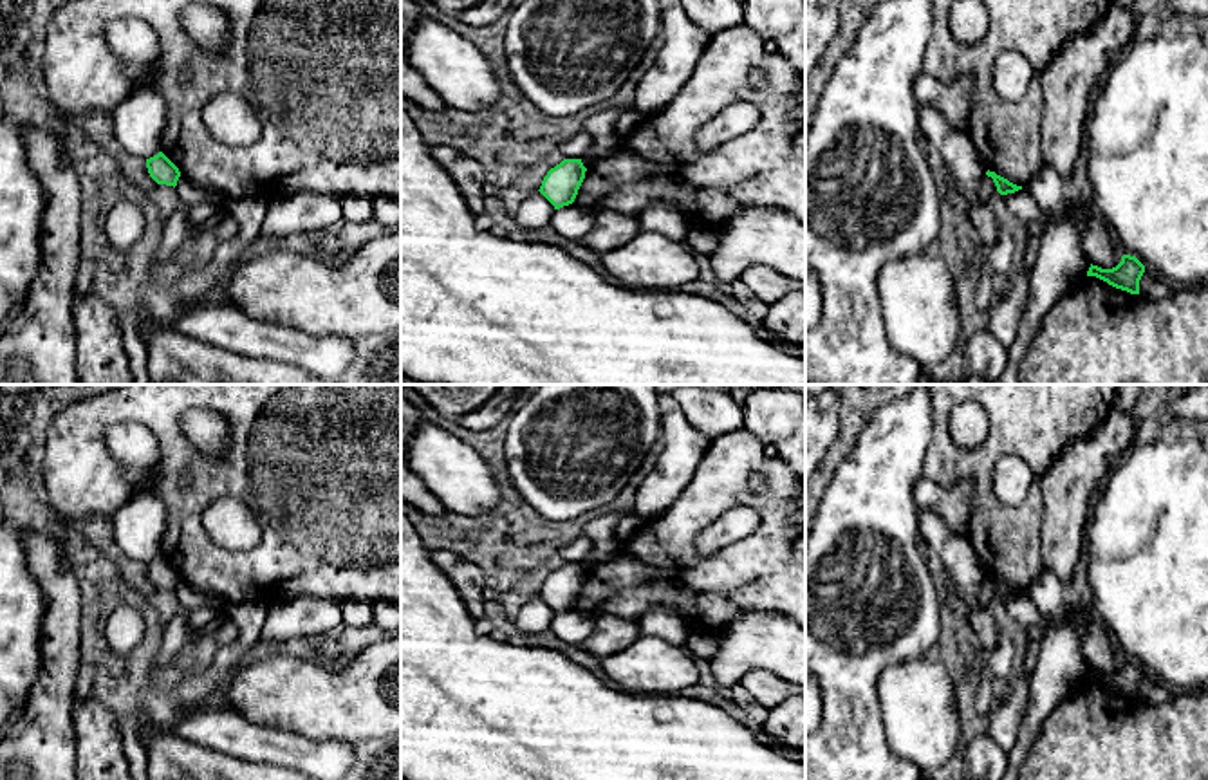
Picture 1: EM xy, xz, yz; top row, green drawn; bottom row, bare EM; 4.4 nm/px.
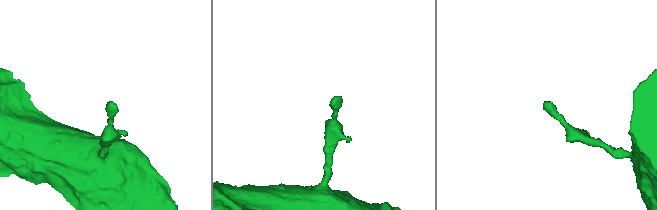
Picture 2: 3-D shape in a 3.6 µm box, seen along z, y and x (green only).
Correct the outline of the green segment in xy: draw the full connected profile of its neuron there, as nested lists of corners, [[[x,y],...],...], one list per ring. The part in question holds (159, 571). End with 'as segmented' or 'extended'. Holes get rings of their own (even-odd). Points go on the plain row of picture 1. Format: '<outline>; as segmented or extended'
[[[163,556],[146,563],[146,572],[157,589],[177,590],[181,576]]]; as segmented

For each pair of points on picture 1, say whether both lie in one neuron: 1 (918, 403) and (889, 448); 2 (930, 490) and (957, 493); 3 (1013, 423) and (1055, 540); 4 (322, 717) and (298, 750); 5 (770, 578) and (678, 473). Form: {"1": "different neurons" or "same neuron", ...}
{"1": "same neuron", "2": "same neuron", "3": "different neurons", "4": "different neurons", "5": "different neurons"}

